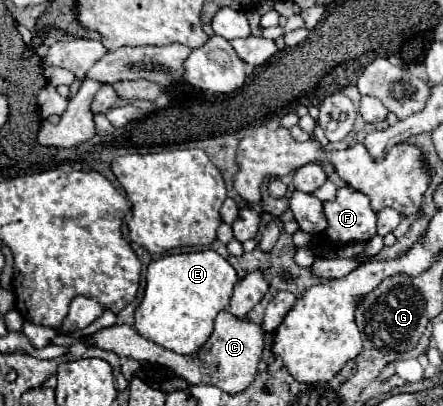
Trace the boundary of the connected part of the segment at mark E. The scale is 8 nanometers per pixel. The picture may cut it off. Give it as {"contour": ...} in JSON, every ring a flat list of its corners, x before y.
{"contour":[[207,249,155,259,149,263,145,279,143,301,135,311,137,333,169,351,191,355,213,333,217,313,227,309,237,273,225,257]]}

